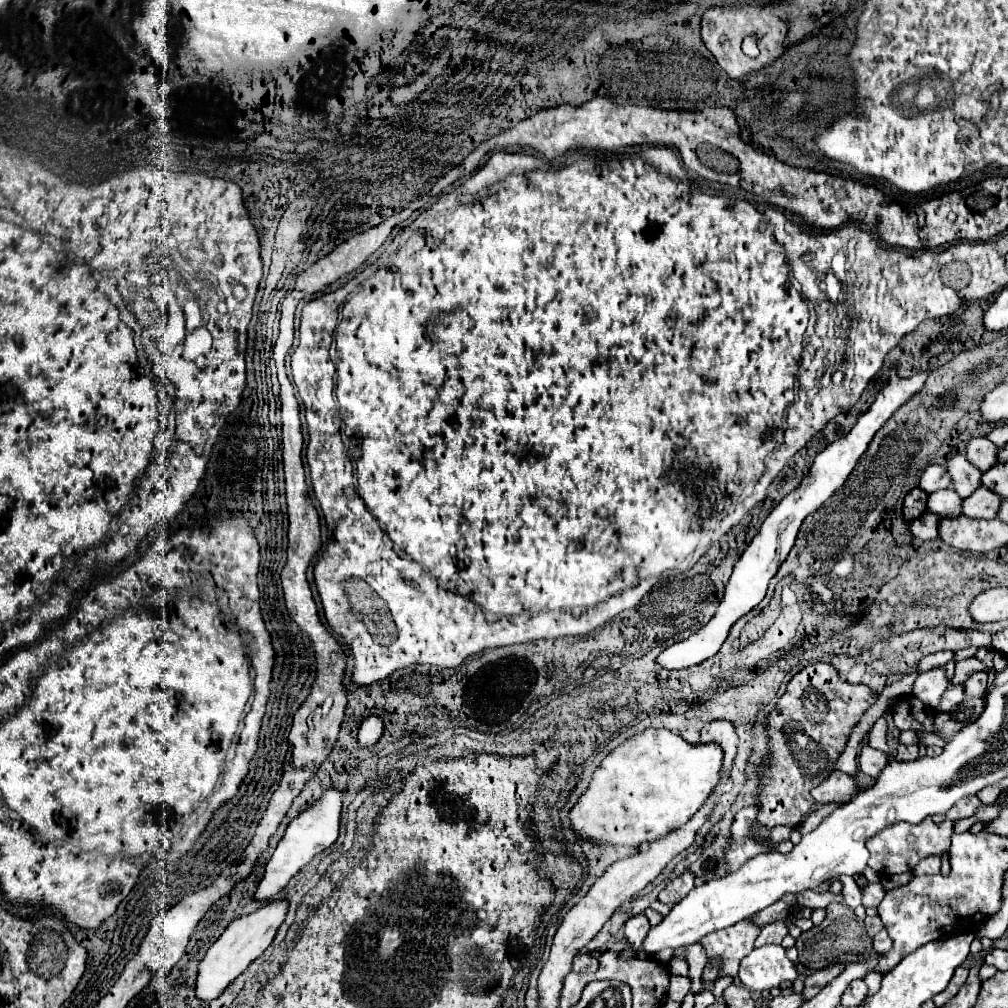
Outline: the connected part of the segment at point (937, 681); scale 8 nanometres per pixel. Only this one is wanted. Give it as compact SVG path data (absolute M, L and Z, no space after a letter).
M936 668L936 670L930 670L930 672L924 672L916 678L914 682L914 688L912 688L912 694L924 702L924 706L936 710L938 708L938 702L944 694L944 690L948 688L948 678L944 676L944 670L942 668Z

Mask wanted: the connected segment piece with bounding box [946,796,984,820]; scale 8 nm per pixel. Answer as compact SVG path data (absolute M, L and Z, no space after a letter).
M966 796L966 798L962 798L960 802L956 802L956 804L946 812L946 818L950 818L950 820L968 818L968 816L972 816L980 806L984 806L984 804L978 800L978 796Z

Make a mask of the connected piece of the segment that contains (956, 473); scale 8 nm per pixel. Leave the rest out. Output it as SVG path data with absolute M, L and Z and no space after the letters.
M962 454L952 456L946 462L946 470L948 470L950 478L952 478L950 488L956 490L956 494L960 494L960 498L968 498L980 486L982 472L976 470Z

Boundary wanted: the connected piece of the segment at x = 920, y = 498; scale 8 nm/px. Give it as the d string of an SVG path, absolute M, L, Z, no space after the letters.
M914 488L906 494L904 506L902 506L902 514L904 514L906 522L910 522L926 512L926 498L928 498L928 494L922 492L920 488Z

